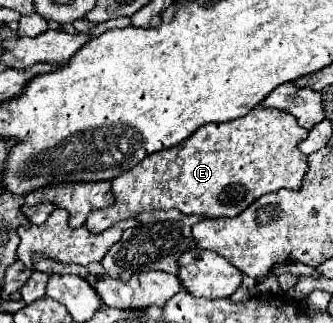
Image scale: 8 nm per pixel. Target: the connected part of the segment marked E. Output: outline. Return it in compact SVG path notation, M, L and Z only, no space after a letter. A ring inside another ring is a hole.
M257 105L251 109L245 117L239 117L235 121L219 123L219 125L205 125L199 127L185 143L179 143L177 147L157 151L153 155L147 155L139 165L133 169L121 173L111 181L111 191L115 195L115 203L91 211L87 217L85 227L89 233L101 233L103 229L123 221L133 219L143 211L169 211L179 209L185 215L199 215L199 217L235 217L241 211L245 211L257 197L277 191L277 189L299 189L303 183L303 177L307 173L307 157L297 149L297 143L305 139L307 129L297 125L297 119L293 119L291 113L279 111L279 109L265 109Z

